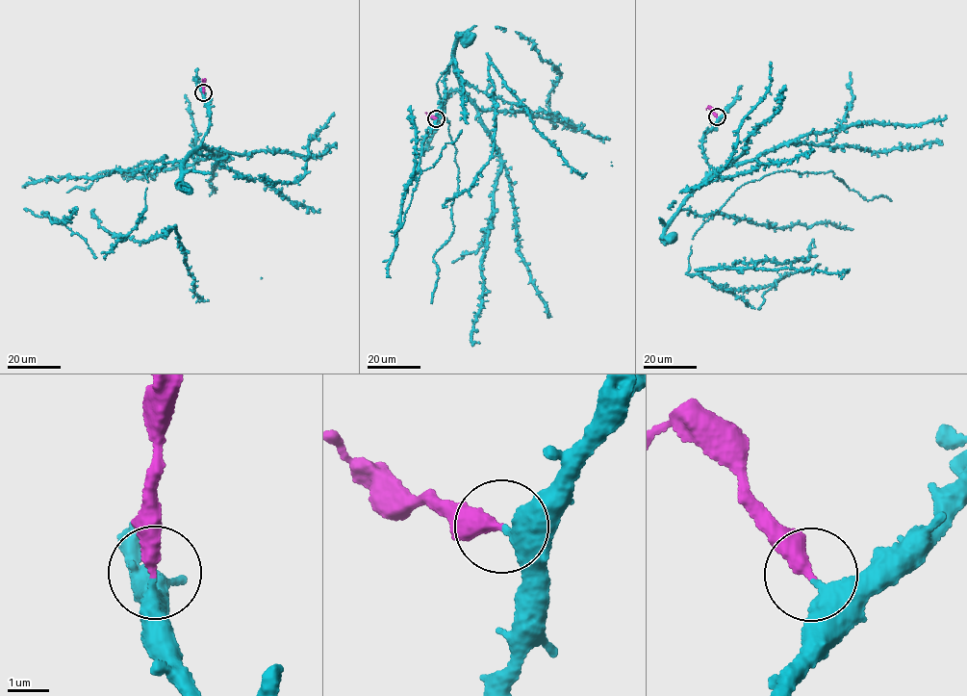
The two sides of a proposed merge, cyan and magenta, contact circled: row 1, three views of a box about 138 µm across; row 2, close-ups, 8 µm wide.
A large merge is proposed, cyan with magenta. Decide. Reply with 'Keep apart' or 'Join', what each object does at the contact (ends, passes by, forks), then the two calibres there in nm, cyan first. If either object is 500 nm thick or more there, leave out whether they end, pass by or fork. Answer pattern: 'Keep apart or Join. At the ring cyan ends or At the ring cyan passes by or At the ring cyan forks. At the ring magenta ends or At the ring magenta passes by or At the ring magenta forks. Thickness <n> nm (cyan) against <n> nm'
Keep apart. At the ring cyan ends. At the ring magenta ends. Thickness 440 nm (cyan) against 360 nm

